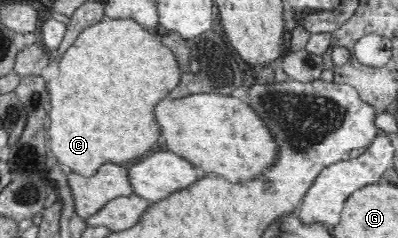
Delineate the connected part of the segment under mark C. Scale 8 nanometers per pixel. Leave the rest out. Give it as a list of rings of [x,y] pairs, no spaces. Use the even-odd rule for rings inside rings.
[[[103,19],[95,21],[76,35],[76,40],[59,61],[57,79],[46,83],[51,97],[48,148],[63,165],[75,173],[92,175],[102,162],[127,166],[148,151],[162,148],[159,126],[152,117],[152,107],[163,98],[174,95],[181,81],[181,69],[176,57],[160,40],[159,33],[143,28],[133,19]]]

